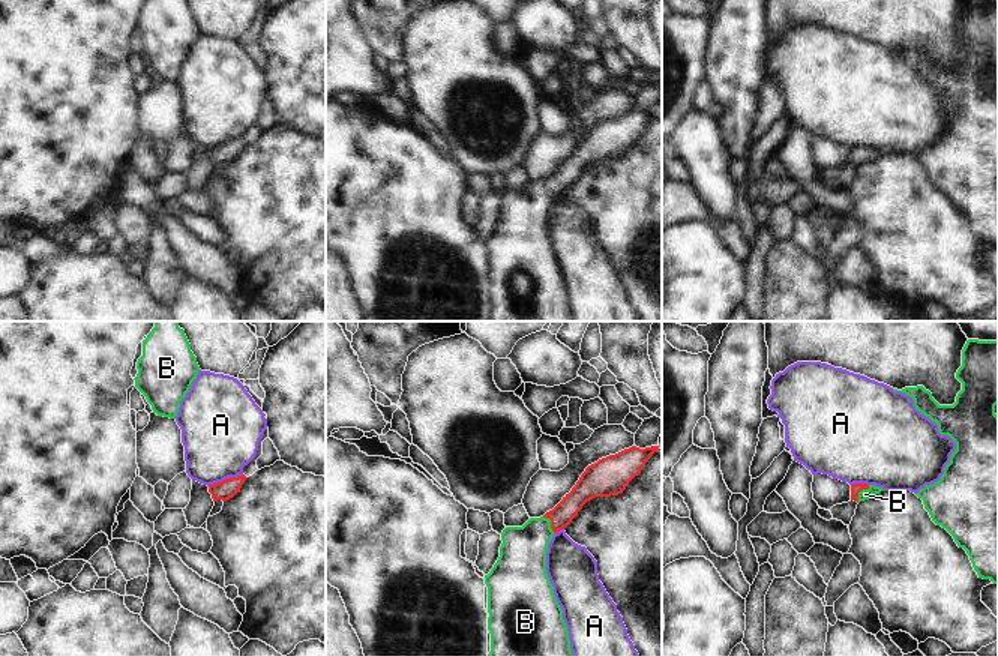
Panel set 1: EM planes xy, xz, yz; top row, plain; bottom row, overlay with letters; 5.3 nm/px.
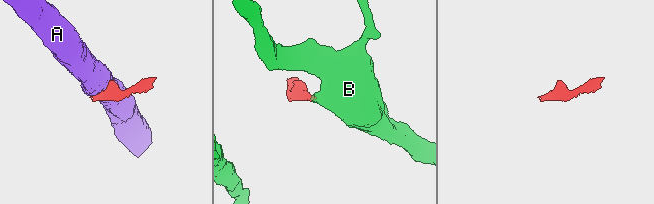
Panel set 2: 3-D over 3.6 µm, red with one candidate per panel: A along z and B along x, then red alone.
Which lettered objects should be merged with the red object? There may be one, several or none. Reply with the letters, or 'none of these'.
B

